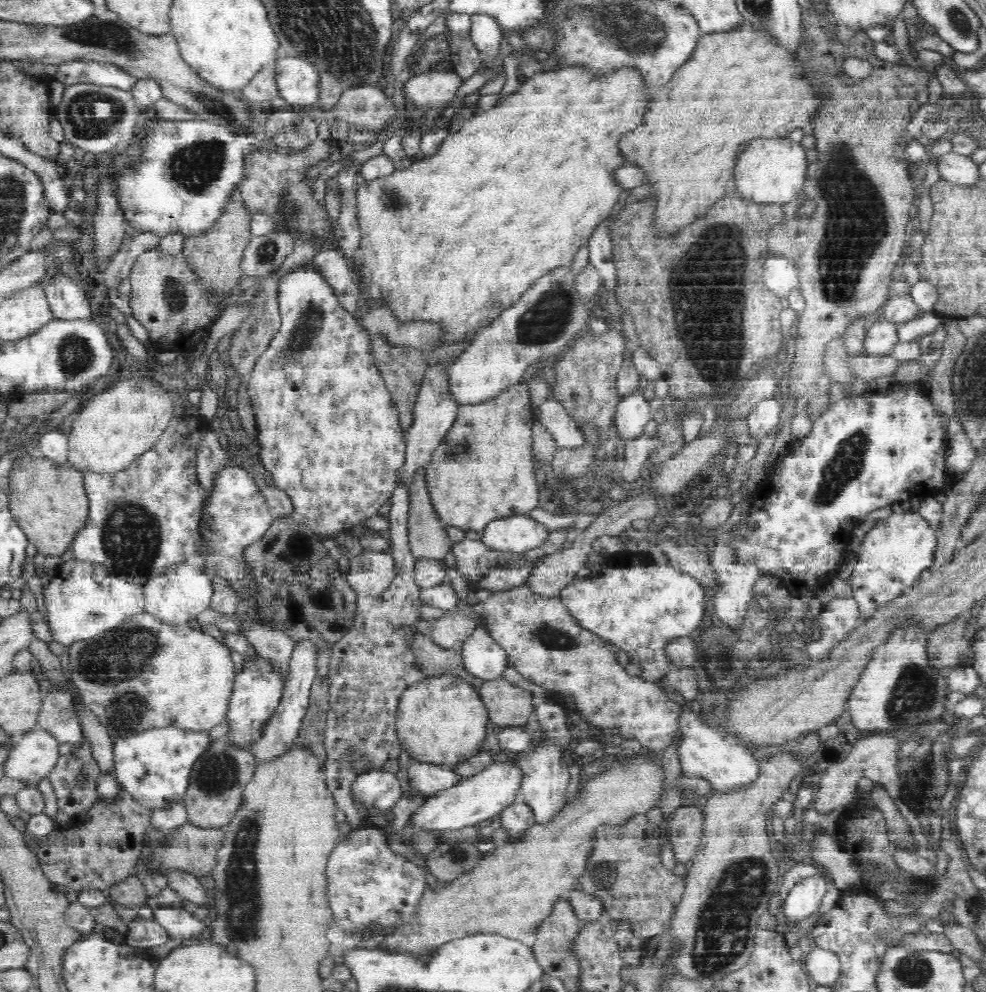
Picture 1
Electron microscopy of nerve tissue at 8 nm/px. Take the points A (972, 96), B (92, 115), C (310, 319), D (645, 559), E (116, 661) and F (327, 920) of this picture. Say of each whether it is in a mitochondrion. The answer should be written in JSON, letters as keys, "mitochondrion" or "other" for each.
{"A":"other","B":"mitochondrion","C":"mitochondrion","D":"other","E":"mitochondrion","F":"other"}

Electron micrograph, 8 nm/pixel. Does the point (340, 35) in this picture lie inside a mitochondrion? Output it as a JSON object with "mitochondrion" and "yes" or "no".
{"mitochondrion":"yes"}

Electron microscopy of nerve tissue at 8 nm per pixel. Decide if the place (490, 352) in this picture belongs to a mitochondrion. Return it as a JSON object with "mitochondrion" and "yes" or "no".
{"mitochondrion":"no"}

